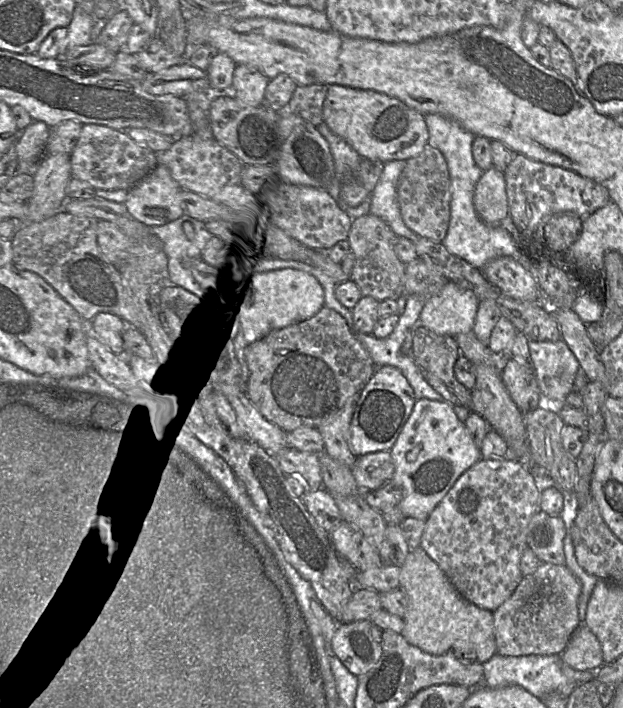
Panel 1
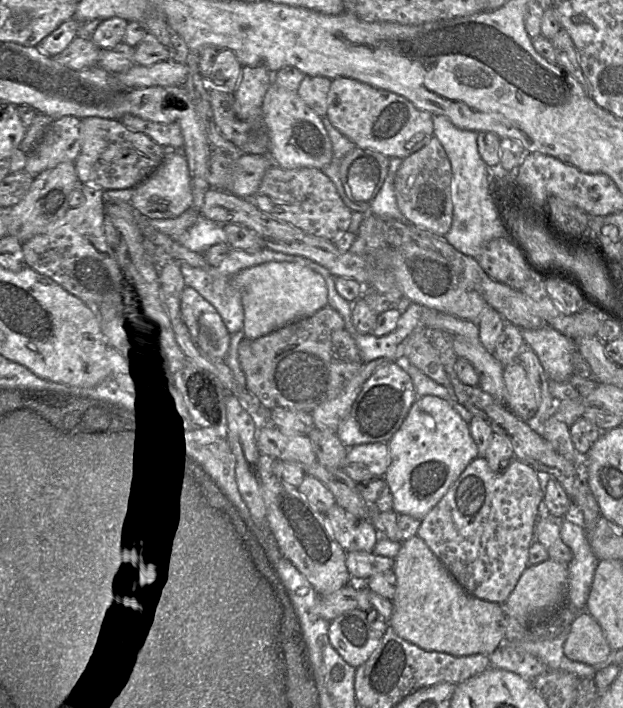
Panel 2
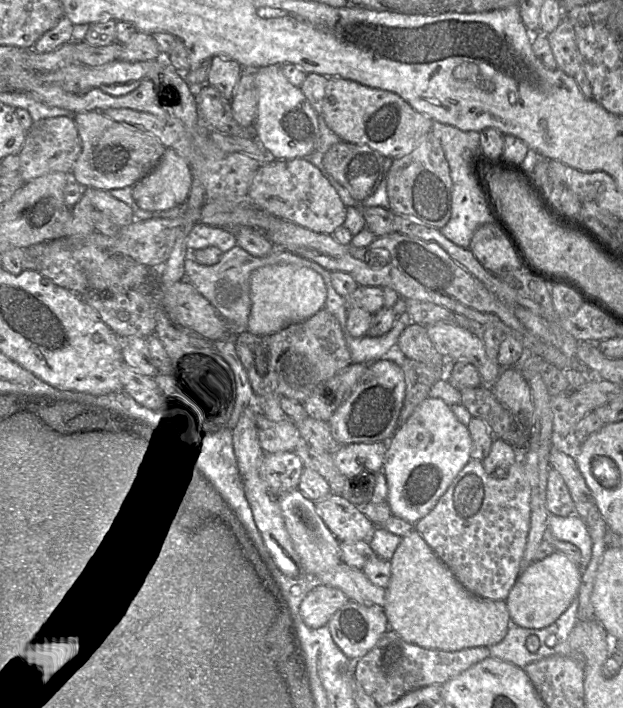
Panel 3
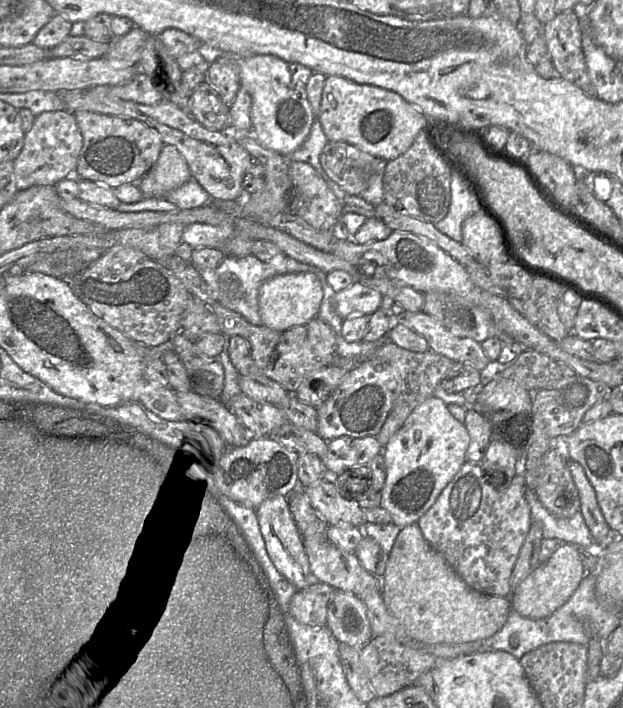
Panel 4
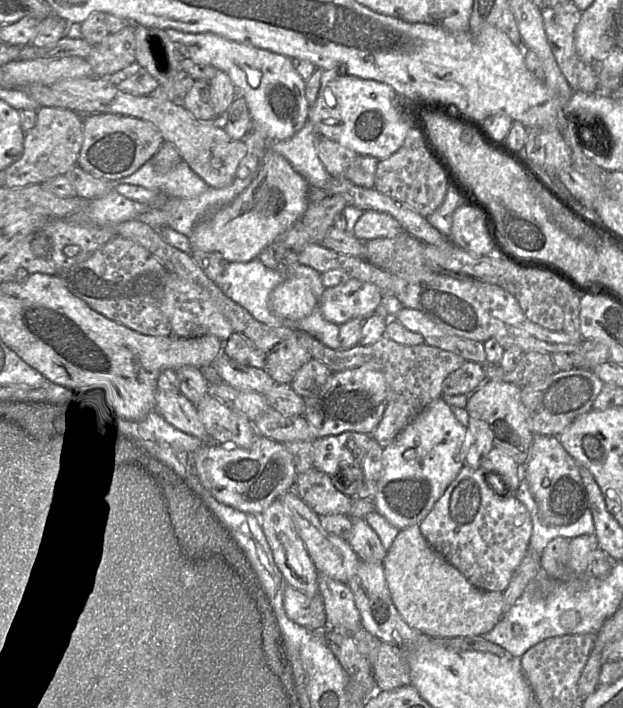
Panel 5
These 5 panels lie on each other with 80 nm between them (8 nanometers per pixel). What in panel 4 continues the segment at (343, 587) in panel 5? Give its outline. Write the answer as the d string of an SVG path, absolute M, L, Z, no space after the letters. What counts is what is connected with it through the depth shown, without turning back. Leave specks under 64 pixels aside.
M335 590L327 607L326 626L340 643L361 648L372 638L364 602L355 594Z

